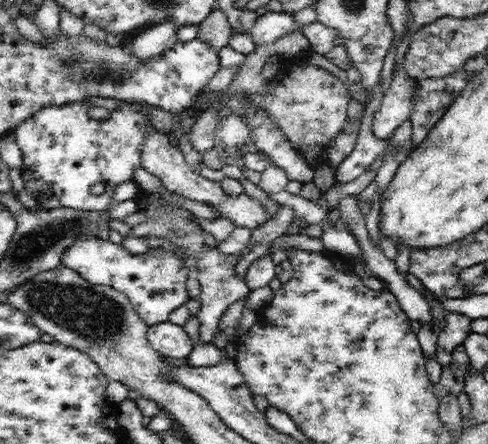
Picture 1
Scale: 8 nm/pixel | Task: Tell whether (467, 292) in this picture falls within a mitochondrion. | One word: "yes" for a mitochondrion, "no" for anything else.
no

